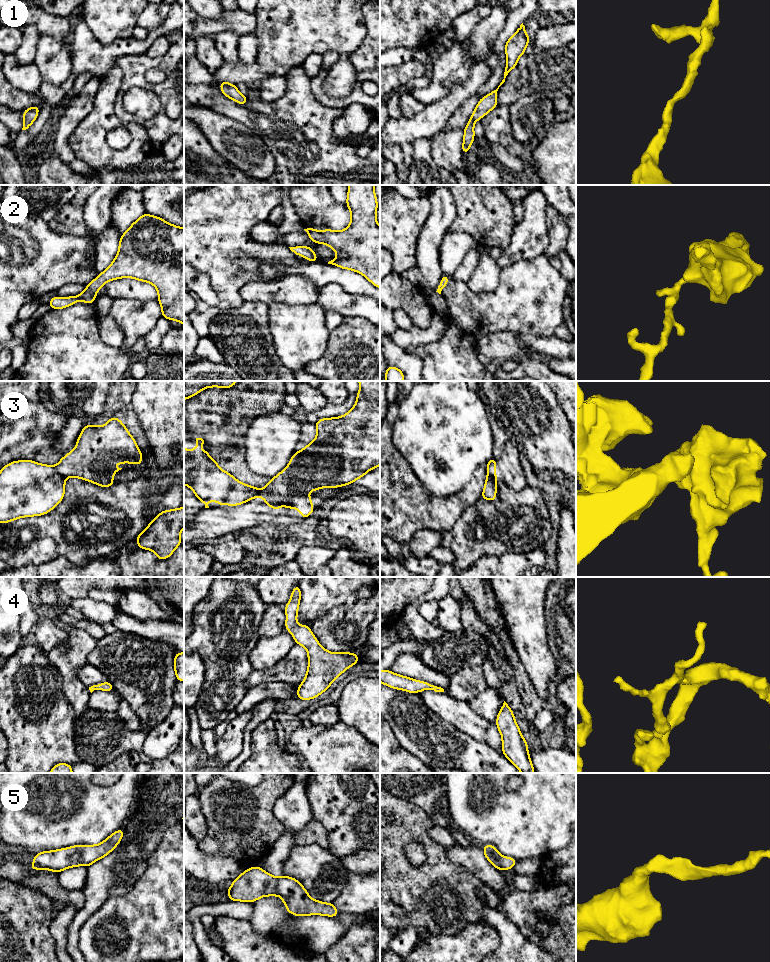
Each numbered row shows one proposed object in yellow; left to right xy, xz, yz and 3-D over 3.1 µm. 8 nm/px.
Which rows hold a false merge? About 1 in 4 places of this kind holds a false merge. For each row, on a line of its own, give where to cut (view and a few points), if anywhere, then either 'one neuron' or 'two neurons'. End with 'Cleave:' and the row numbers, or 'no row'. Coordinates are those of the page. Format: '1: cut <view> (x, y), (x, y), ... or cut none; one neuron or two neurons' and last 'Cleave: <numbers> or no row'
1: cut none; one neuron
2: cut none; one neuron
3: cut xy (54, 466), (65, 478); two neurons
4: cut none; one neuron
5: cut none; one neuron
Cleave: 3

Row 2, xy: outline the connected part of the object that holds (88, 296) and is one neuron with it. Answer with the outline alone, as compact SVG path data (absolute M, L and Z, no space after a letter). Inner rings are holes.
M143 214L120 237L119 250L111 265L86 285L83 293L72 297L54 296L49 305L51 309L63 309L78 301L93 304L103 285L124 277L154 285L158 290L161 316L184 325L184 228L167 223L162 218Z

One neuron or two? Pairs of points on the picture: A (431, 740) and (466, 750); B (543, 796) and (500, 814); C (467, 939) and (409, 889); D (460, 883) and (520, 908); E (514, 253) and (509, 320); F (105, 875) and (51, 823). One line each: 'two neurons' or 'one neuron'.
A: one neuron
B: one neuron
C: two neurons
D: two neurons
E: two neurons
F: two neurons

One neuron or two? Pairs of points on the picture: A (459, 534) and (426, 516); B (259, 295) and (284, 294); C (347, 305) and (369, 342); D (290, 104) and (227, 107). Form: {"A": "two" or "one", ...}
{"A": "two", "B": "one", "C": "two", "D": "one"}

